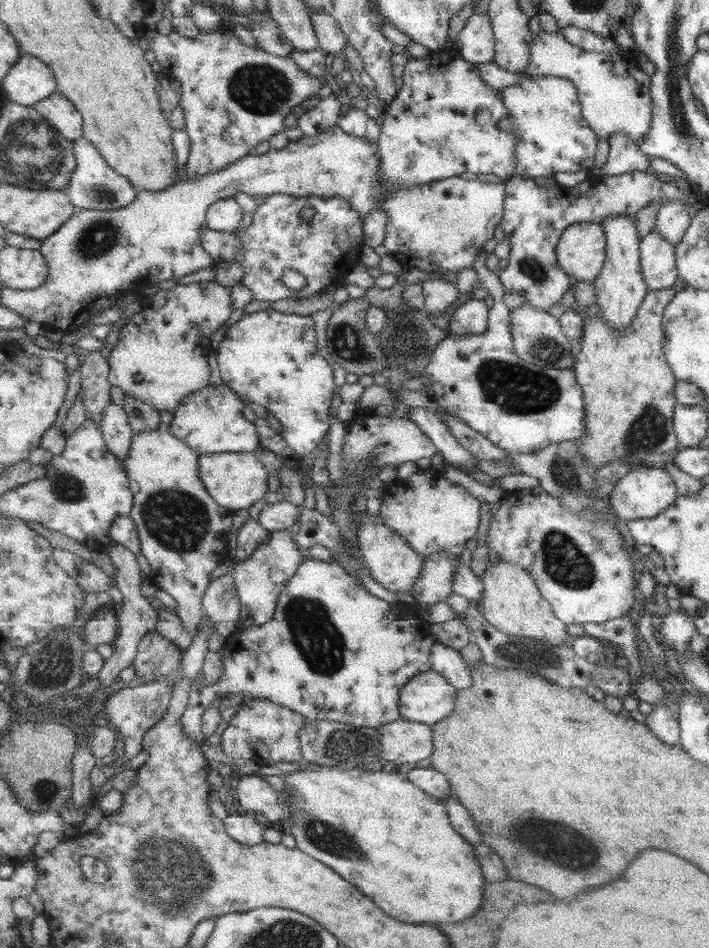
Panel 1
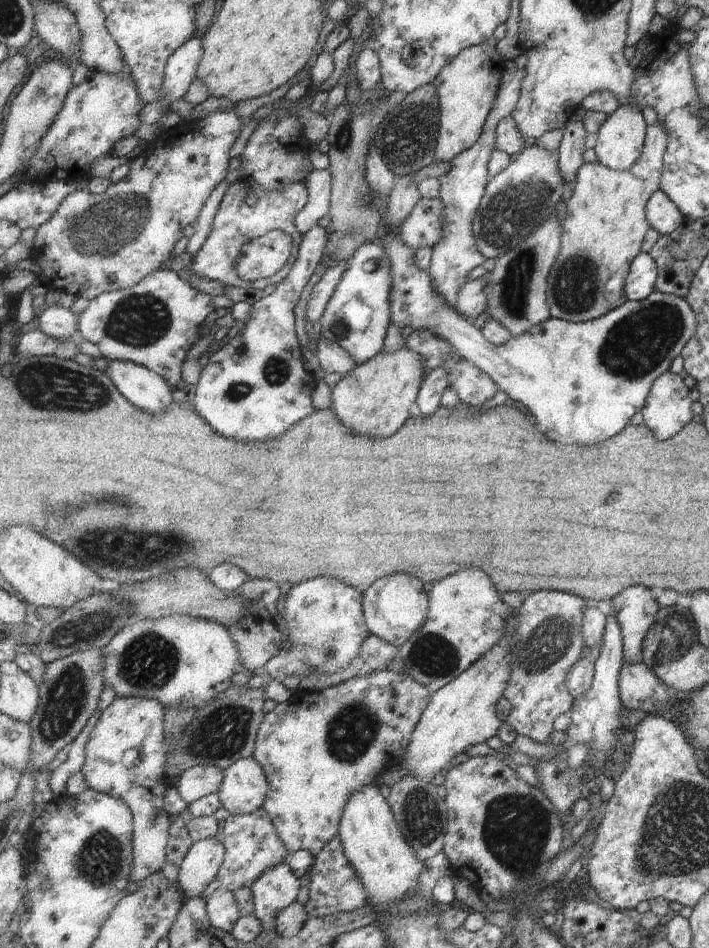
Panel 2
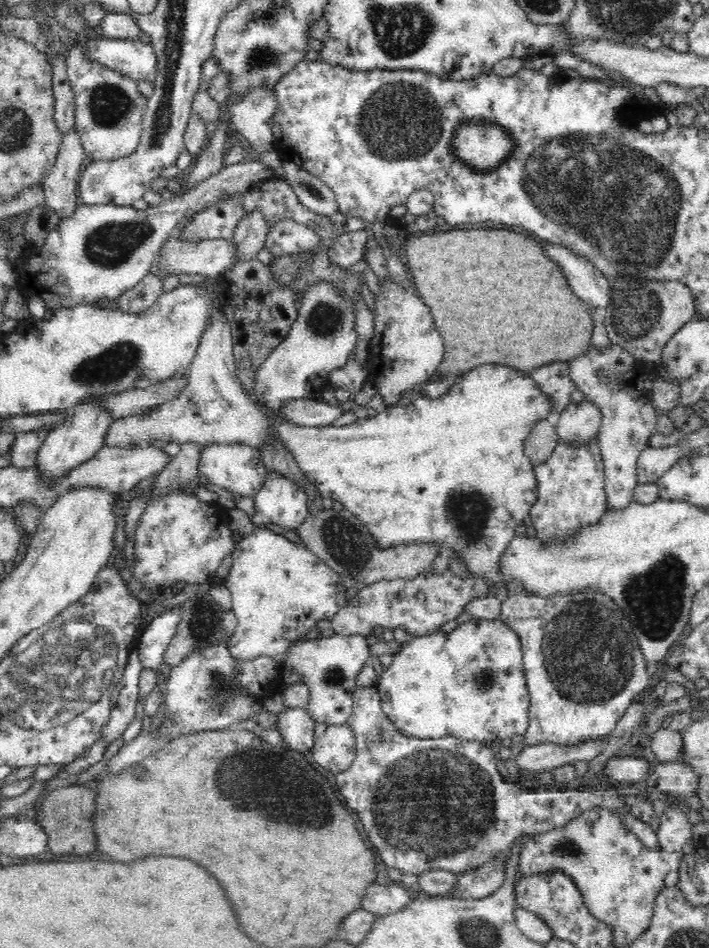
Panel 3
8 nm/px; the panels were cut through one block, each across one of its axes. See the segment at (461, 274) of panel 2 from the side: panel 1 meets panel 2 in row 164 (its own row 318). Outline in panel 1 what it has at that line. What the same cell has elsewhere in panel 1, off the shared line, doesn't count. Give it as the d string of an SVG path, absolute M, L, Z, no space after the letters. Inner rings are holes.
M469 299L450 318L448 328L455 335L483 334L488 331L490 306L485 299Z

